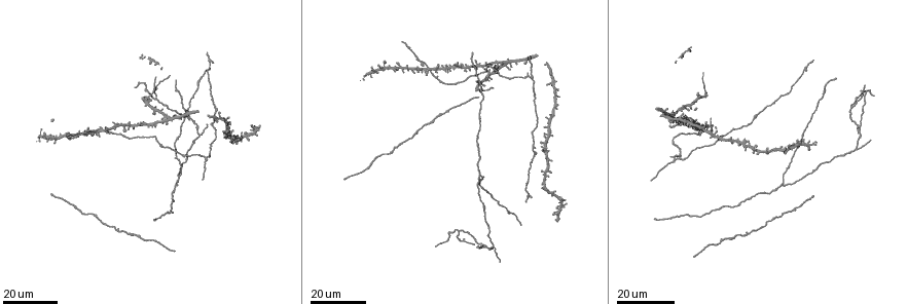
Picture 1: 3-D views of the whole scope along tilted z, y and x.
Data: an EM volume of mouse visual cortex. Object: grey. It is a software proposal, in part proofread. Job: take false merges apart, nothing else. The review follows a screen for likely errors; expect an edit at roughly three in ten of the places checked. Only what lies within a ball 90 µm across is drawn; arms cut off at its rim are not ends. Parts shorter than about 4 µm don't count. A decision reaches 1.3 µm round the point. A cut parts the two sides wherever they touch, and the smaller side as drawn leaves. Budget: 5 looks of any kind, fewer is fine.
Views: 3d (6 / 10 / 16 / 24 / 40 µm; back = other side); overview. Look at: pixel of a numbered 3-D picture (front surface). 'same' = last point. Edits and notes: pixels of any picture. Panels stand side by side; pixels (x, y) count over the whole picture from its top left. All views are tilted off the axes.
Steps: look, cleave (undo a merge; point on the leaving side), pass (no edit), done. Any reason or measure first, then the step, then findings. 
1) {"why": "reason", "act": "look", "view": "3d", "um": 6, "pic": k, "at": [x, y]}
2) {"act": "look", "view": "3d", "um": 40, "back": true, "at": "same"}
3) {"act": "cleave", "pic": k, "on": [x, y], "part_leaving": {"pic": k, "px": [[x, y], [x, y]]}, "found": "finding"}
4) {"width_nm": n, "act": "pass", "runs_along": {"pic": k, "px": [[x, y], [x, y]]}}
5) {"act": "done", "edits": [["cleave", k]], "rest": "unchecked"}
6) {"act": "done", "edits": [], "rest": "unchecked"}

{"why": "arms part here", "act": "look", "view": "3d", "um": 24, "pic": 1, "at": [154, 97]}

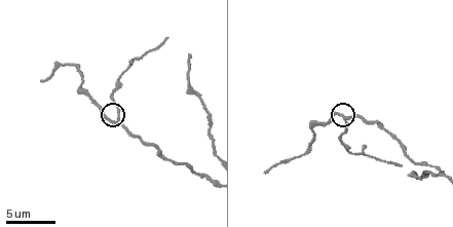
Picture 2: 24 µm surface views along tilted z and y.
{"why": "closer look", "act": "look", "view": "3d", "um": 10, "pic": 2, "at": [116, 123]}

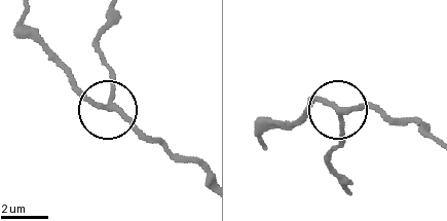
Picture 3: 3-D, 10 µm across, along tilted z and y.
{"arms": 3, "act": "pass", "runs_along": {"pic": 3, "px": [[205, 172], [175, 158], [115, 113], [108, 65]]}, "found": "all the same cell"}

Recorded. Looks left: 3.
{"why": "three arms meet", "act": "look", "view": "3d", "um": 24, "pic": 1, "at": [481, 177]}

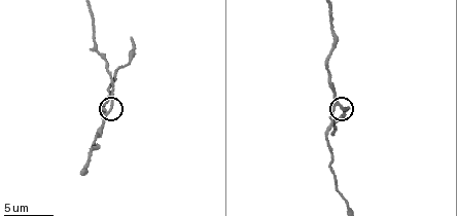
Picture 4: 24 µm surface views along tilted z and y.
{"act": "look", "view": "3d", "um": 6, "pic": 4, "at": [333, 105]}

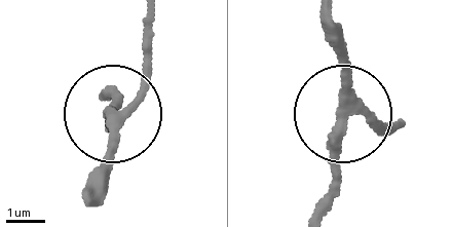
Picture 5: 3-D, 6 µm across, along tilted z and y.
{"width_nm": 260, "act": "pass", "runs_along": {"pic": 5, "px": [[394, 125], [347, 114], [327, 207]]}, "found": "continuous, no second cell"}

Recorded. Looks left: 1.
{"act": "done", "edits": [], "rest": "unchecked"}

